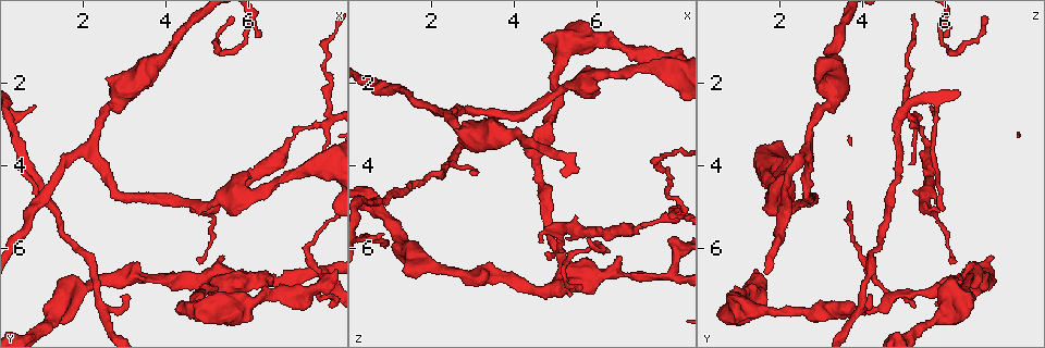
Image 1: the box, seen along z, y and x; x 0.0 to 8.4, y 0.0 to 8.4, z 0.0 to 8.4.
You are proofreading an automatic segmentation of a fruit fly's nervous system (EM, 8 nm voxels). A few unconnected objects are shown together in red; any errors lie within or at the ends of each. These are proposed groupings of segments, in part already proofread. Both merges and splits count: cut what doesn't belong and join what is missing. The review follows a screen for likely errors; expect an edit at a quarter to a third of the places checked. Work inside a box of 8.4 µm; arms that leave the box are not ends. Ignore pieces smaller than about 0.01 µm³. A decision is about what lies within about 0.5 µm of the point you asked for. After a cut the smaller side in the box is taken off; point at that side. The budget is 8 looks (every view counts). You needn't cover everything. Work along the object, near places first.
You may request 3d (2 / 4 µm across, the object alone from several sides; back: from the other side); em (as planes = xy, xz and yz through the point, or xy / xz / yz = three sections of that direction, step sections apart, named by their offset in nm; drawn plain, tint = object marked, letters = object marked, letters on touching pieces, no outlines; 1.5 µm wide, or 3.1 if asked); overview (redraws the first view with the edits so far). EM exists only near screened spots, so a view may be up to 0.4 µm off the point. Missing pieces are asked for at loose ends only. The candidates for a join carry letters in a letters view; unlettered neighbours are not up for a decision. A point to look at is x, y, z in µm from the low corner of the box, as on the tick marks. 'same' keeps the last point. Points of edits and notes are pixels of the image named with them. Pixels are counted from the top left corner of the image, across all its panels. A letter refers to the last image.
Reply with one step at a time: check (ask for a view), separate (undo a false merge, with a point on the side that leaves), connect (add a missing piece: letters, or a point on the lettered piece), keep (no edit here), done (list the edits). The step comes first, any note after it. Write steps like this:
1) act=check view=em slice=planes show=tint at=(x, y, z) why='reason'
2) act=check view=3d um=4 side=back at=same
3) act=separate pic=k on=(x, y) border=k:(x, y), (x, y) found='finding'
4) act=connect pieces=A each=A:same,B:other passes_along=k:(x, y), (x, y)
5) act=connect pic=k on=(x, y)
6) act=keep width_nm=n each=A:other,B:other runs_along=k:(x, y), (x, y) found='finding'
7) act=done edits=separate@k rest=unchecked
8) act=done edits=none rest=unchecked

act=check view=3d um=2 at=(0.85, 5.05, 5.95) why='free end'

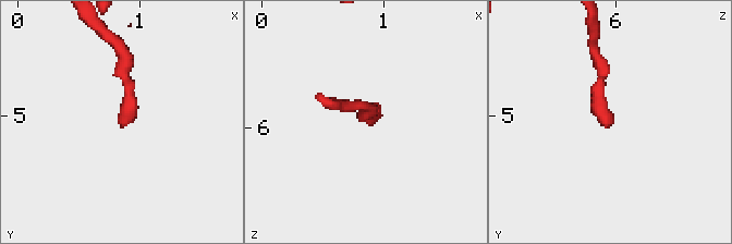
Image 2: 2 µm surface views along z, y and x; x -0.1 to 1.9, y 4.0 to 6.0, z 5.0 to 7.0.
act=check view=em slice=planes show=letters at=(0.84, 5.08, 5.92)

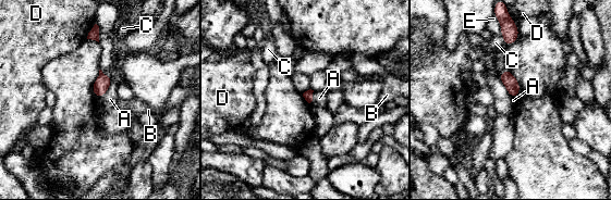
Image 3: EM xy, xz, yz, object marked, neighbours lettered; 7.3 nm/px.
act=keep each=A:other,B:other,C:other,D:other,E:other border=3:(112, 77), (108, 89), (97, 99) found='no lettered piece goes on from it'

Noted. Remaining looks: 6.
act=check view=em slice=planes show=letters at=(6.95, 3.40, 5.45) why='sudden change in width'

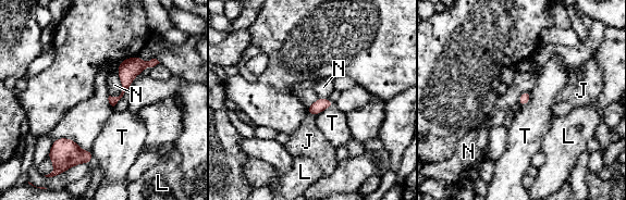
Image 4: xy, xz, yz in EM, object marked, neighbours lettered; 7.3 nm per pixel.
act=keep each=J:other,L:other,N:other,T:other border=4:(334, 104), (323, 109), (316, 116) found='one neuron here'

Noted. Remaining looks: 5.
act=check view=3d um=2 at=(4.70, 7.35, 1.00) why='free end'

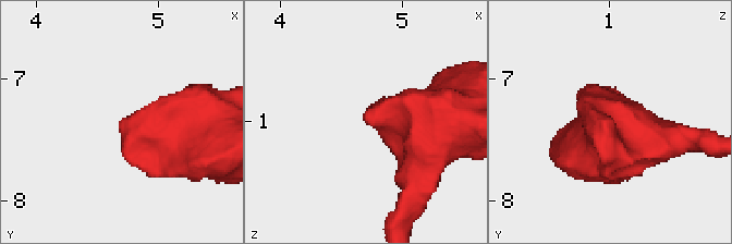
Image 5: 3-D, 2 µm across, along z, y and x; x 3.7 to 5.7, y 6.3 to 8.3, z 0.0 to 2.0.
act=check view=em slice=planes show=letters at=(4.68, 7.38, 0.98)

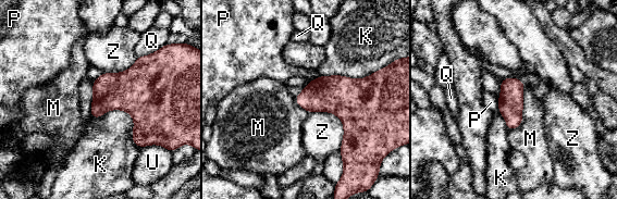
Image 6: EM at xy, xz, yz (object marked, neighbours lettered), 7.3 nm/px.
act=keep each=K:other,M:other,P:other,Q:other,U:other,Z:other border=6:(525, 85), (522, 122), (508, 131) found='no lettered piece goes on from it'

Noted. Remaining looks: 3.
act=done edits=none rest=unchecked

